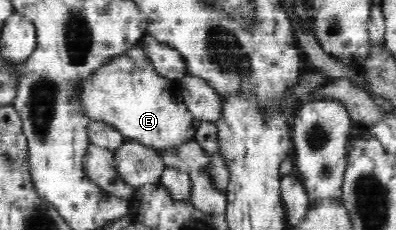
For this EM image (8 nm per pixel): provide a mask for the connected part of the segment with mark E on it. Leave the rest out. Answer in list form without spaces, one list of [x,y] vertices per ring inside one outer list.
[[[144,38],[134,46],[107,58],[103,65],[72,82],[69,101],[92,122],[103,122],[119,130],[127,140],[158,150],[194,136],[193,114],[183,99],[177,79],[169,79],[156,71],[148,57]]]

